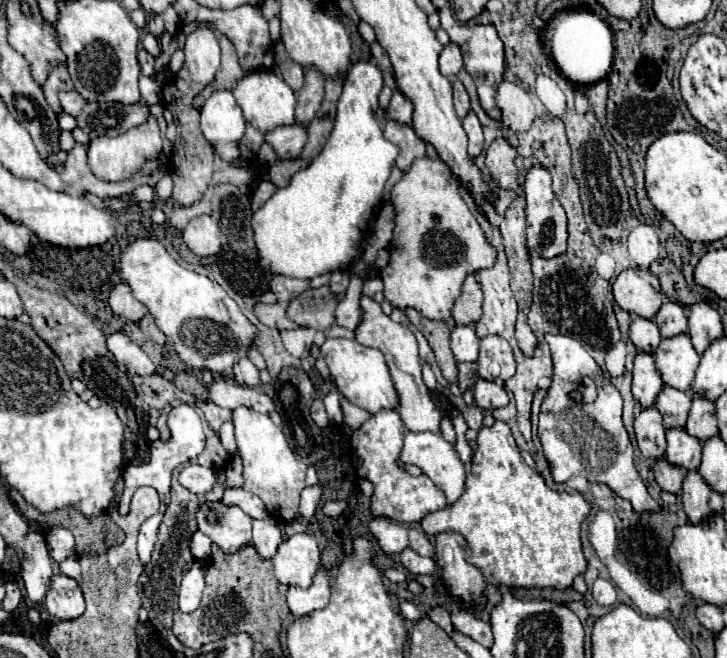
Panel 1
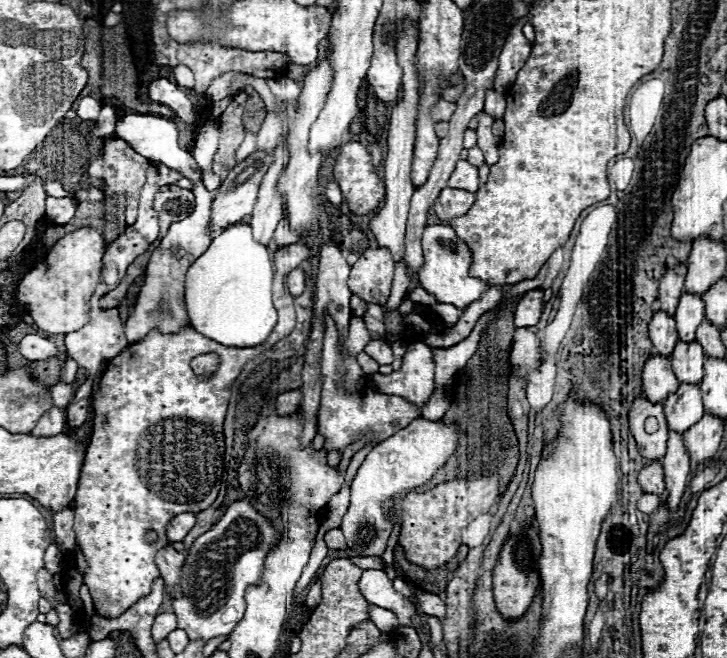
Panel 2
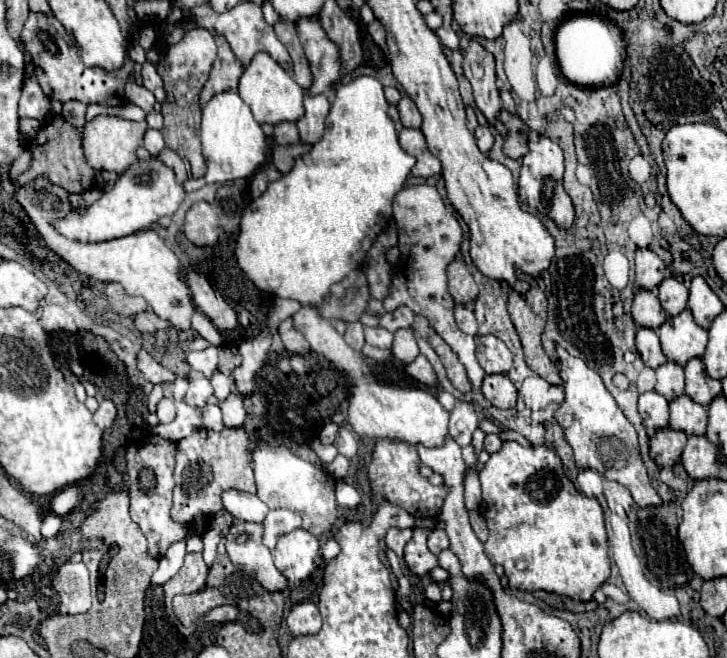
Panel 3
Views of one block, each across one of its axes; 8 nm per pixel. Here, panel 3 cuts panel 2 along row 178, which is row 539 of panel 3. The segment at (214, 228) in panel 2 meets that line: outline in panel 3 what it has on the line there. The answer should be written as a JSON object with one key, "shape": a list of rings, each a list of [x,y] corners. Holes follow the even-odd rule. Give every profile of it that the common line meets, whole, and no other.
{"shape":[[[234,522],[230,526],[230,530],[226,532],[226,552],[228,558],[232,560],[234,566],[238,566],[240,570],[244,570],[246,574],[256,576],[256,580],[270,592],[274,590],[286,590],[288,588],[288,580],[278,572],[278,568],[274,566],[274,558],[272,552],[262,544],[262,526],[254,524],[254,522]]]}

